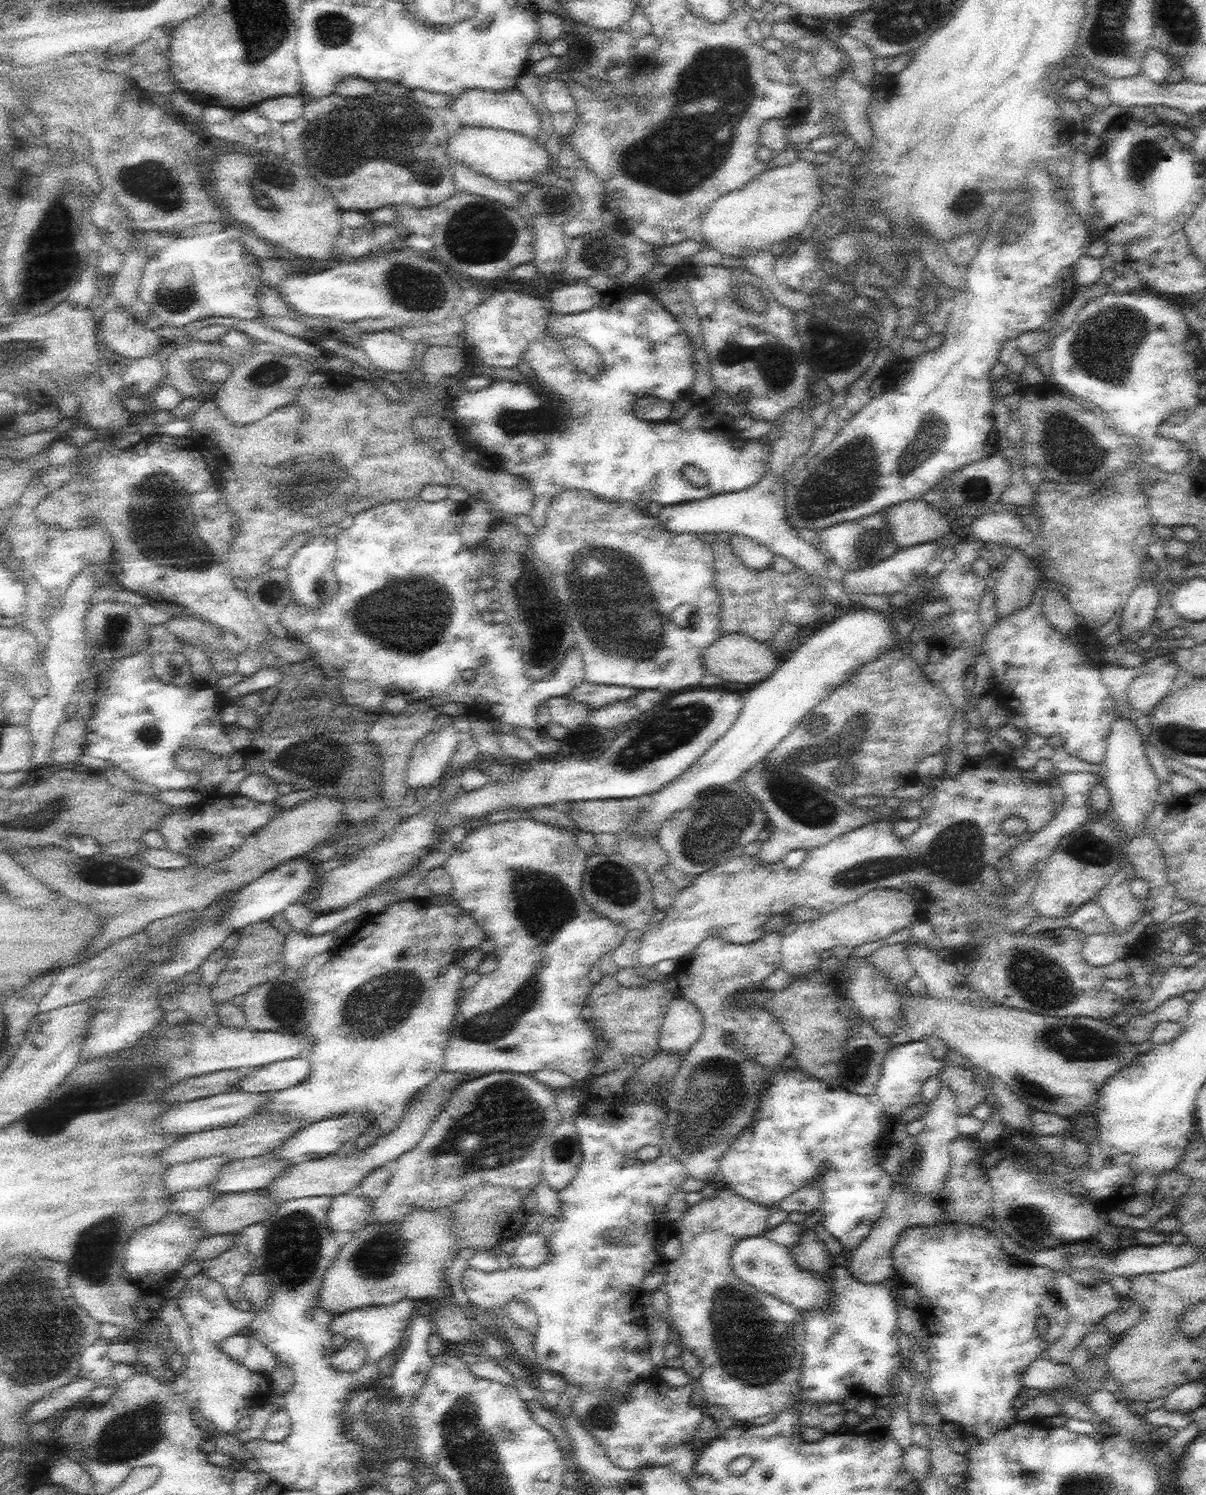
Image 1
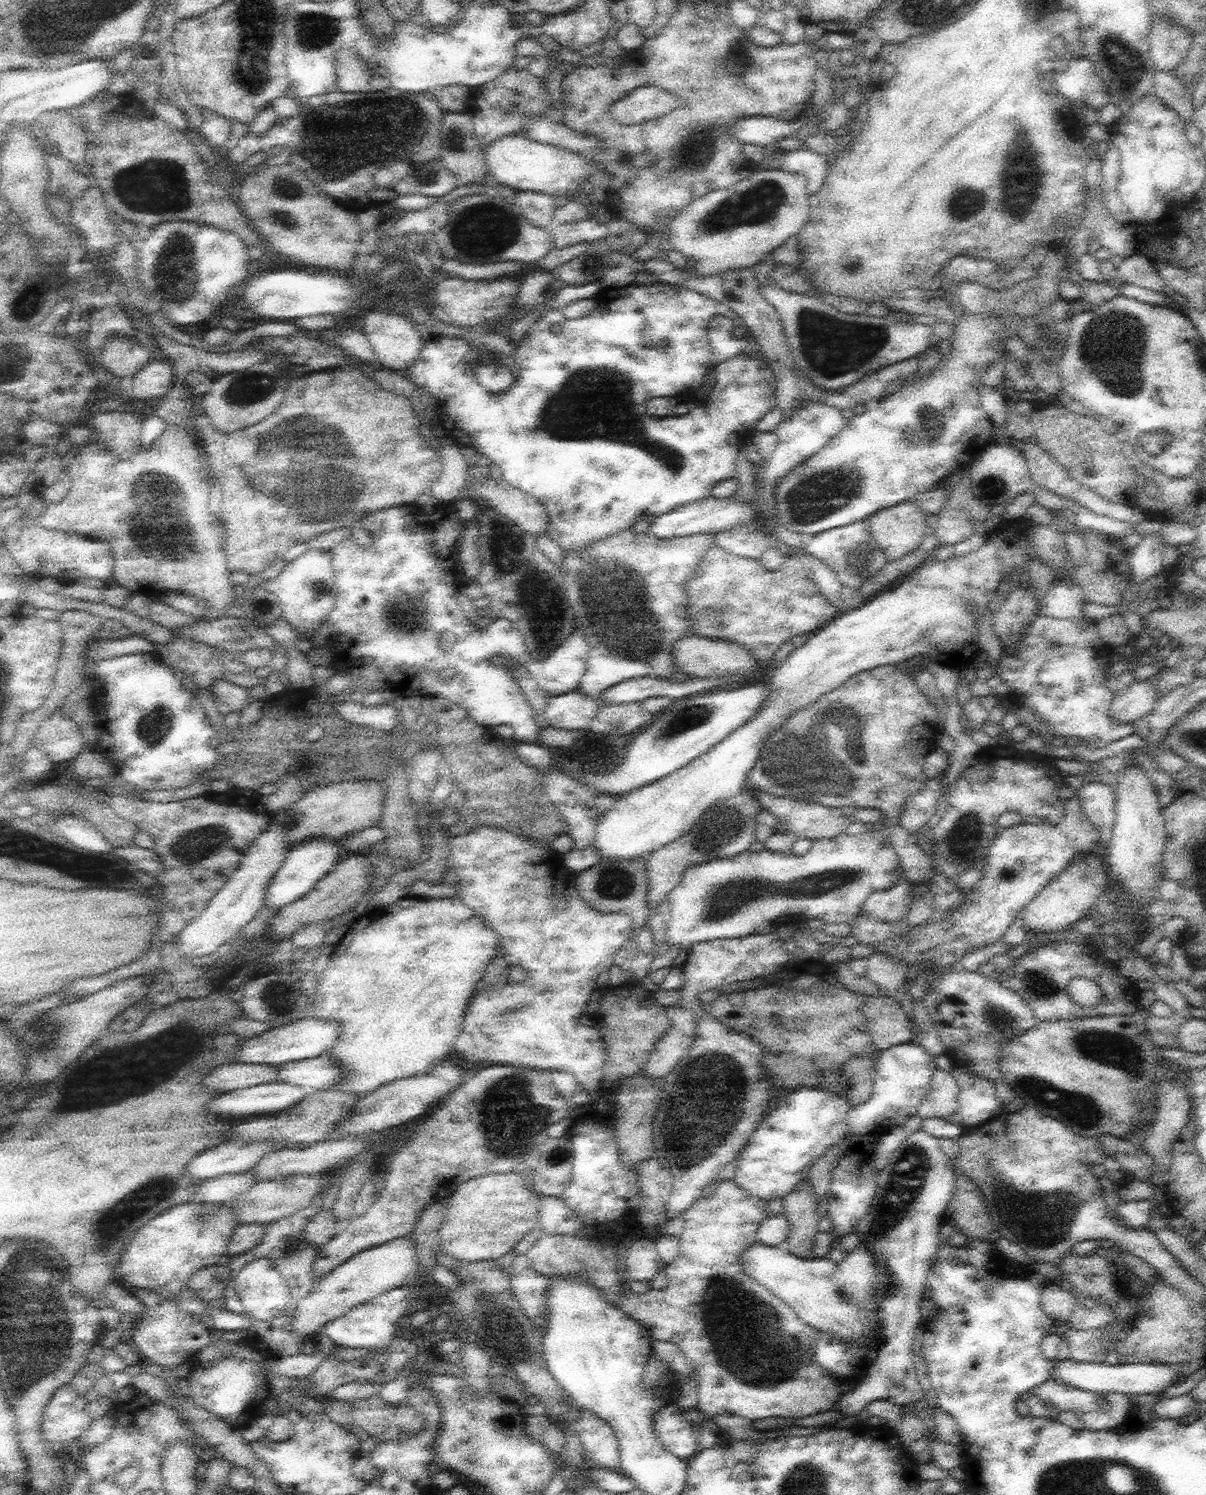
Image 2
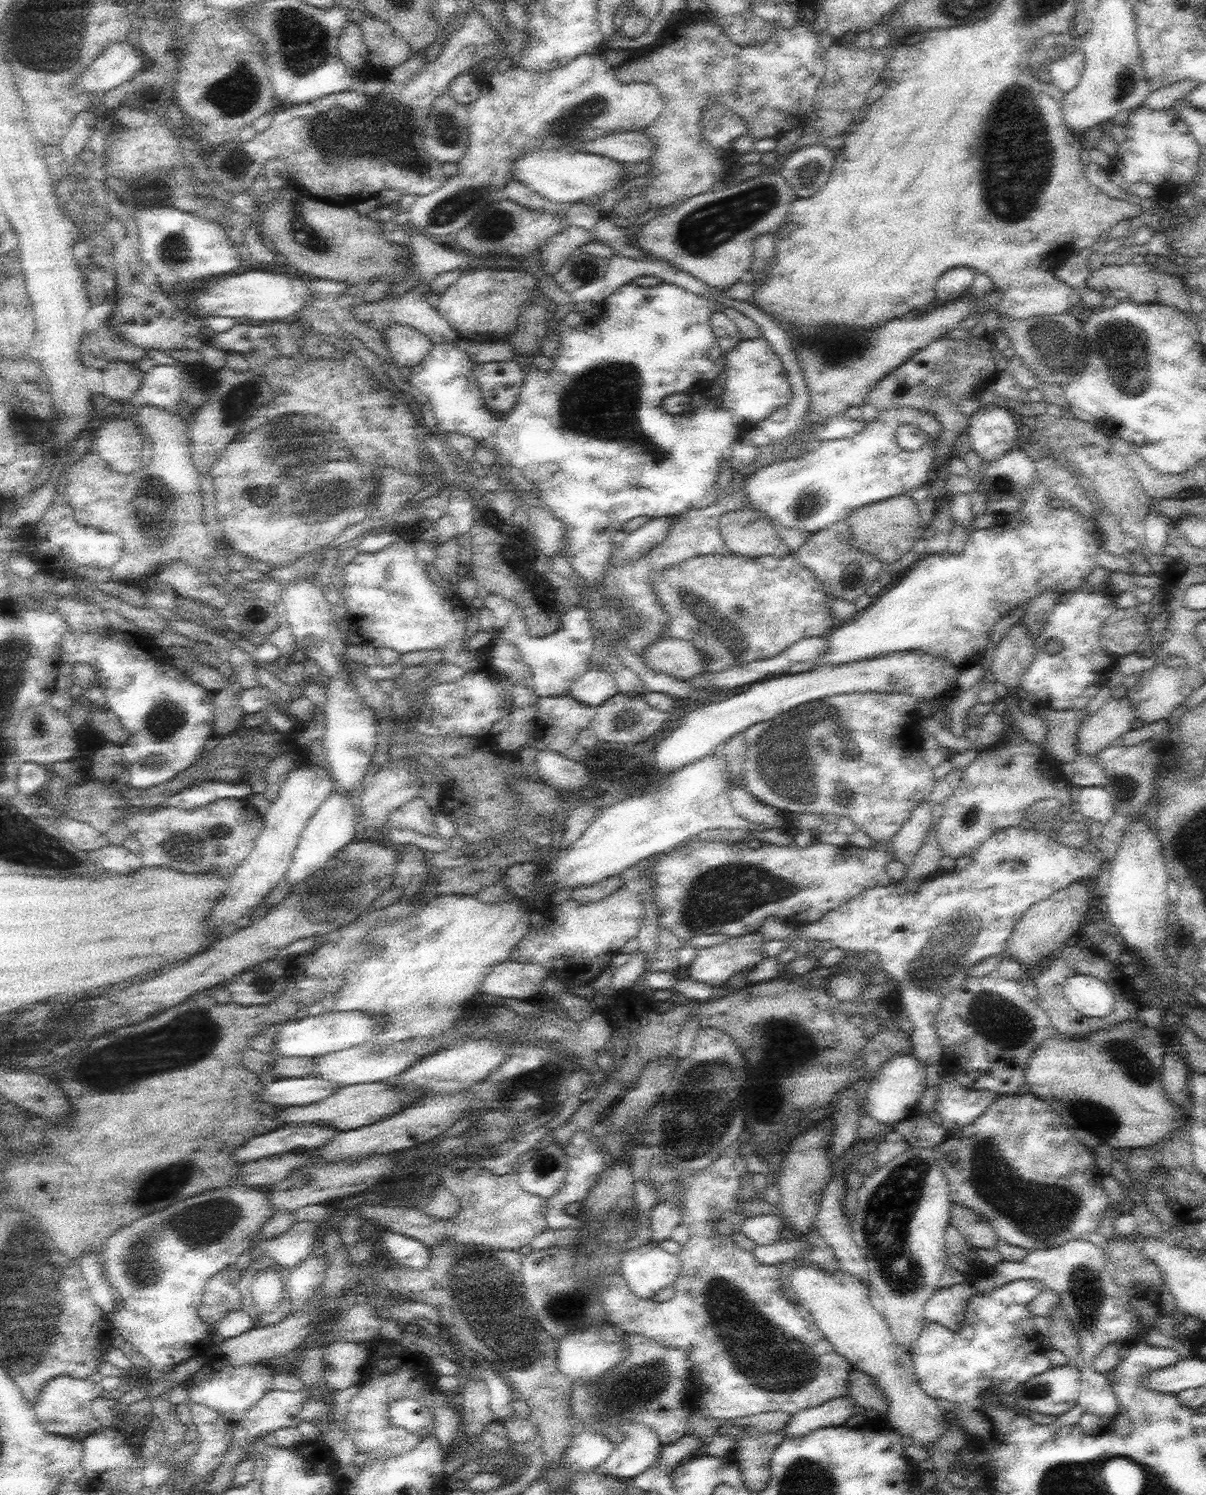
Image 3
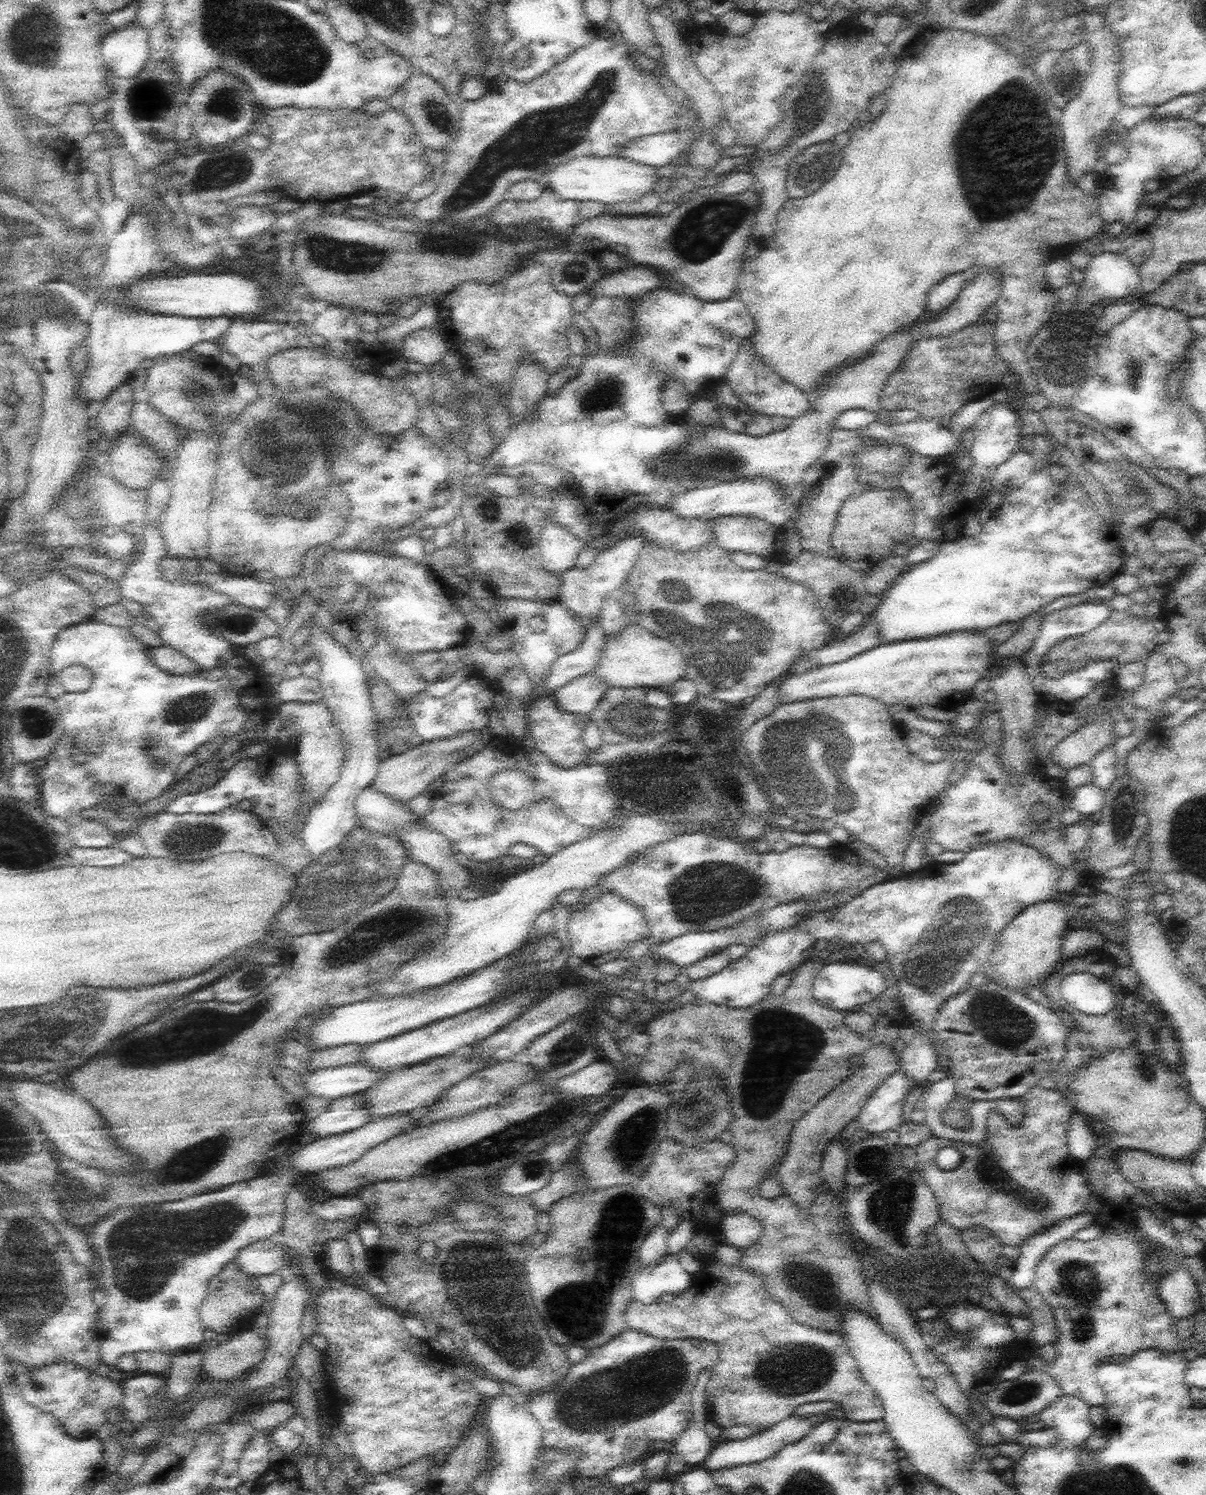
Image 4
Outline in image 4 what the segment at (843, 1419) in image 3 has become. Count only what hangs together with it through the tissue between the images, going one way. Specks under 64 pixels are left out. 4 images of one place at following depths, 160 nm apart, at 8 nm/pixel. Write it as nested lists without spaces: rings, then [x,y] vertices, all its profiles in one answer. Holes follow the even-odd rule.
[[[828,1412],[816,1414],[810,1417],[790,1416],[778,1422],[774,1427],[758,1431],[758,1434],[744,1438],[744,1440],[723,1441],[718,1445],[714,1445],[712,1453],[708,1455],[706,1461],[702,1463],[704,1468],[710,1472],[721,1470],[724,1468],[732,1468],[733,1466],[752,1465],[776,1455],[782,1448],[789,1446],[791,1443],[798,1442],[799,1439],[806,1437],[810,1430],[814,1430],[818,1424],[822,1424],[824,1420],[828,1420]]]

